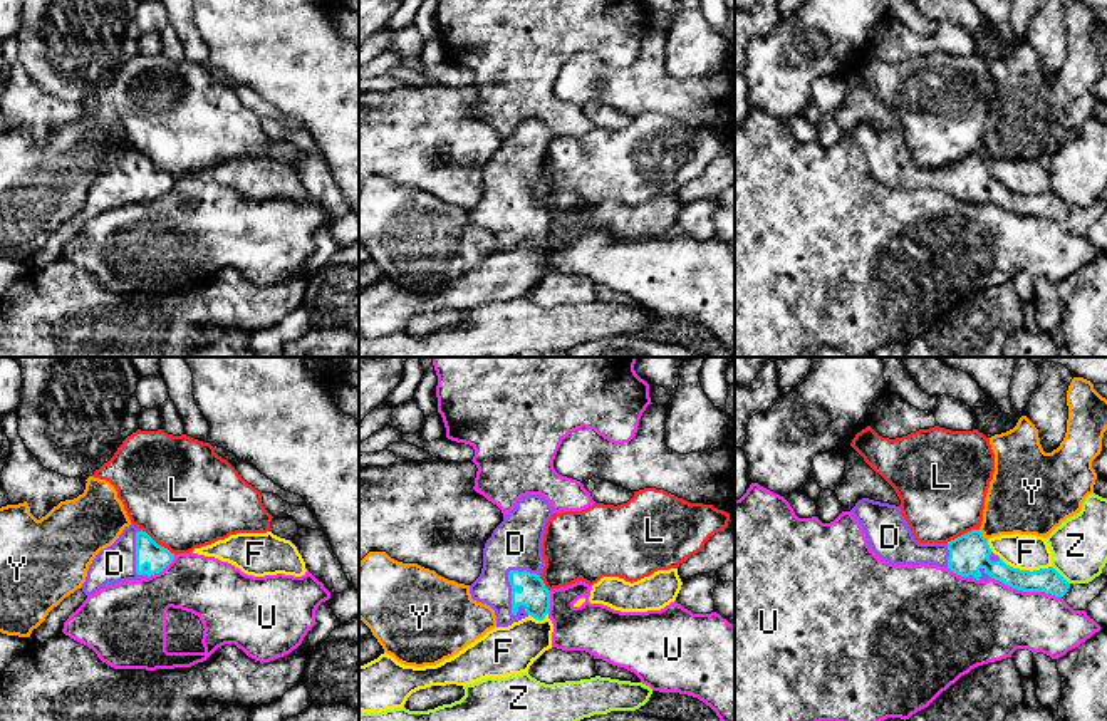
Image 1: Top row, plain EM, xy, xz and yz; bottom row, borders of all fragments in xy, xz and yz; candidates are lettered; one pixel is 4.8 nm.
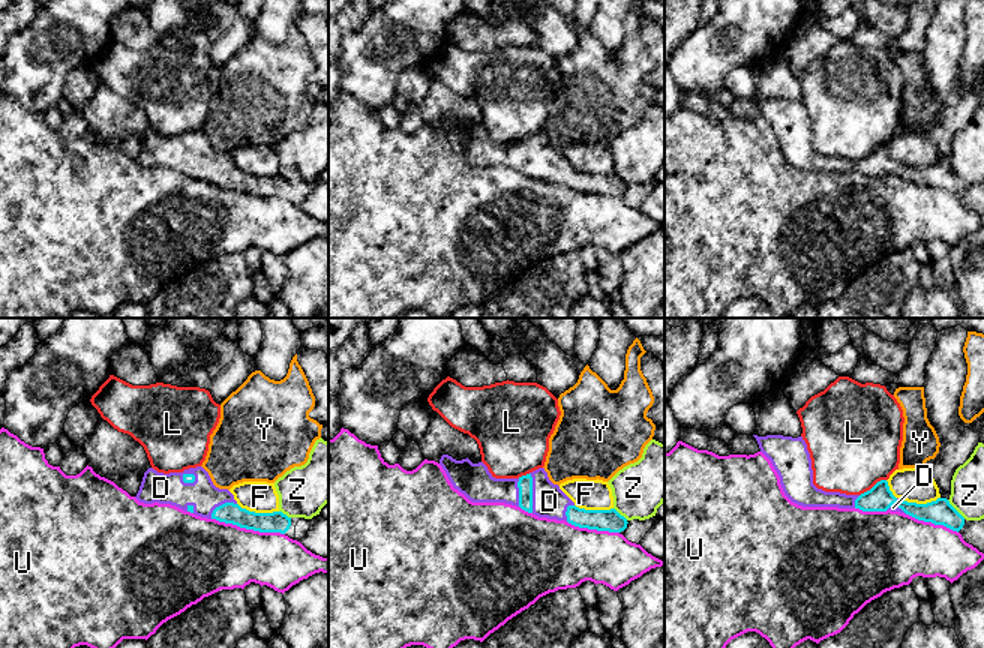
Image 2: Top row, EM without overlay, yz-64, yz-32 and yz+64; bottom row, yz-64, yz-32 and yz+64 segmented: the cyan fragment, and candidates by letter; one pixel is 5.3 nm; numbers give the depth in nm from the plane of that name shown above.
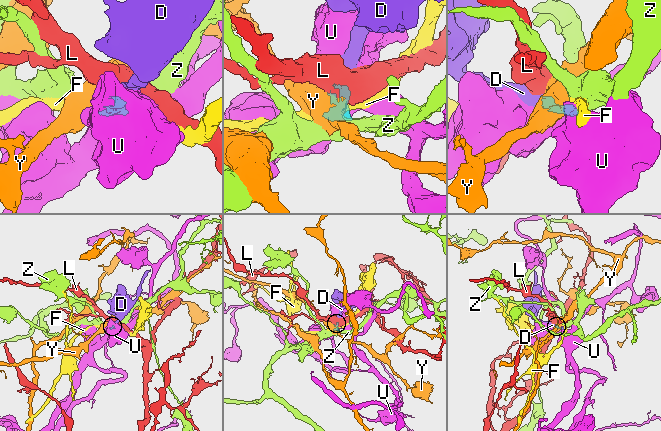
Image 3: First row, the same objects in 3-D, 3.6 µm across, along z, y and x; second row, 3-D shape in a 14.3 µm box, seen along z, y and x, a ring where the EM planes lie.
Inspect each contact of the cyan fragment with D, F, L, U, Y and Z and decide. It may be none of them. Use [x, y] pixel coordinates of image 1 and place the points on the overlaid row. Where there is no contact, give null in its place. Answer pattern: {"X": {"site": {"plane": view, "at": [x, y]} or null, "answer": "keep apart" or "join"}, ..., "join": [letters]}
{"D": {"site": {"plane": "xz", "at": [509, 579]}, "answer": "join"}, "F": {"site": {"plane": "yz", "at": [1025, 570]}, "answer": "keep apart"}, "L": {"site": {"plane": "xy", "at": [156, 544]}, "answer": "keep apart"}, "U": {"site": {"plane": "yz", "at": [1027, 591]}, "answer": "keep apart"}, "Y": {"site": {"plane": "yz", "at": [982, 535]}, "answer": "keep apart"}, "Z": {"site": {"plane": "yz", "at": [1060, 575]}, "answer": "keep apart"}, "join": ["D"]}

